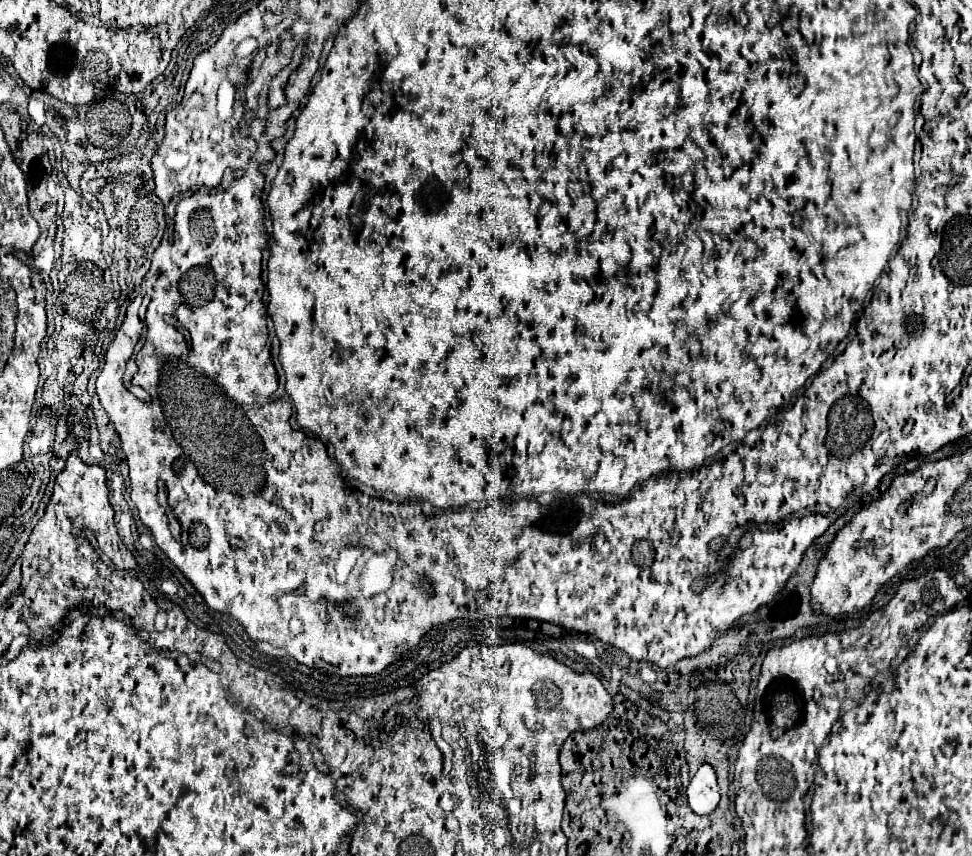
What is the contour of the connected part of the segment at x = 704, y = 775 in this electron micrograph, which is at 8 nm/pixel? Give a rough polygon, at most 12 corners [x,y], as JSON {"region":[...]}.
{"region":[[702,765],[688,787],[696,815],[710,815],[720,801],[712,765]]}

